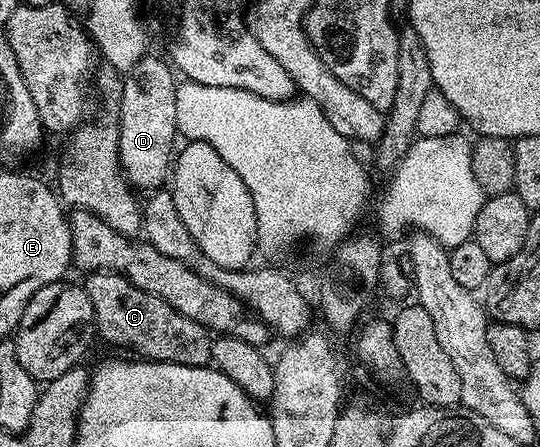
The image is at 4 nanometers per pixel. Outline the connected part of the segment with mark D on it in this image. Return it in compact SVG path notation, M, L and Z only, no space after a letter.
M146 55L132 67L129 76L122 82L122 99L116 109L118 163L127 182L138 191L161 190L171 176L172 162L176 156L174 137L179 136L176 123L178 87L171 66L163 61Z

